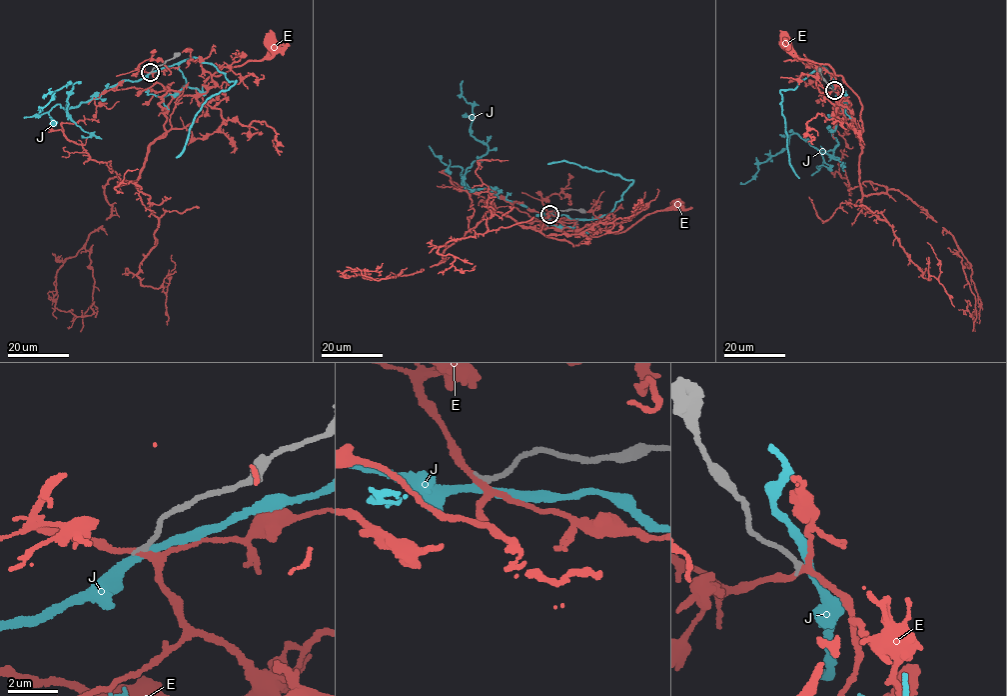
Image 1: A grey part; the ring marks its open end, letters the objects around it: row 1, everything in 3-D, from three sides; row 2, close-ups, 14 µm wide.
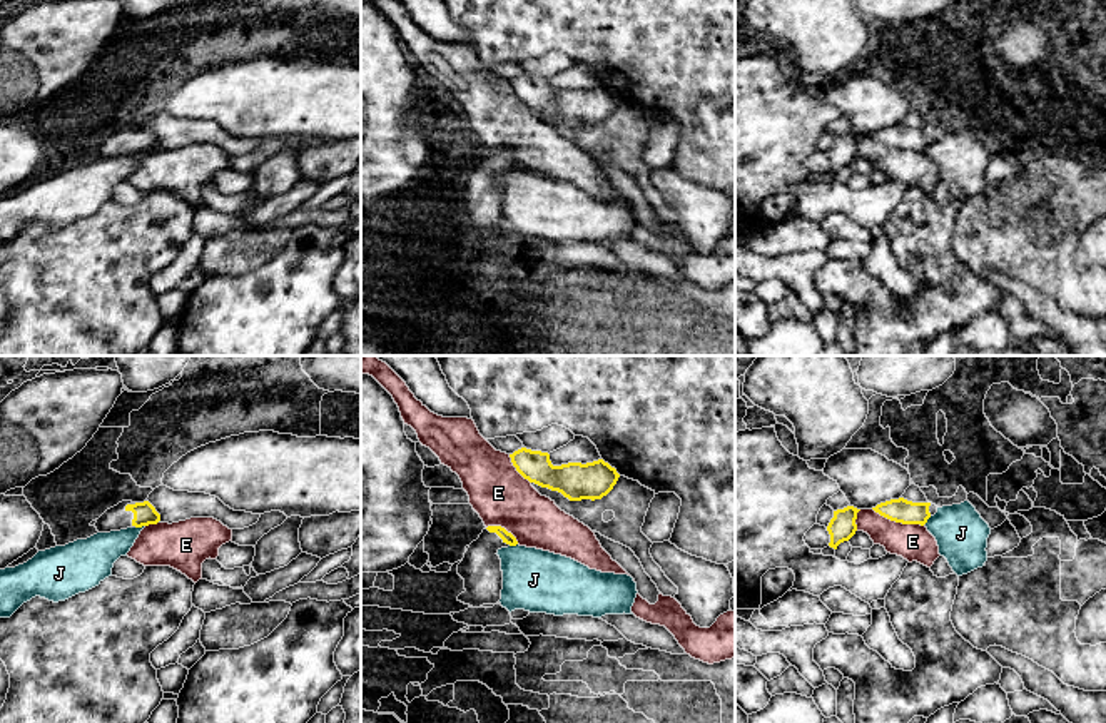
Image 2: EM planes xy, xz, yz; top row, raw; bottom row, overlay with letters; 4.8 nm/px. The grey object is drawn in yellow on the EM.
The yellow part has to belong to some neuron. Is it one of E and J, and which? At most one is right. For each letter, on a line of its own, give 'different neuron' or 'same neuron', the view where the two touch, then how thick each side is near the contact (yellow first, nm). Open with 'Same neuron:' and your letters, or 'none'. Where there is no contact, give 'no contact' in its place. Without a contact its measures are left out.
Same neuron: none
E: different neuron; contact in yz; calibres 120 and 180 nm
J: different neuron; contact in xy; calibres 110 and 190 nm

